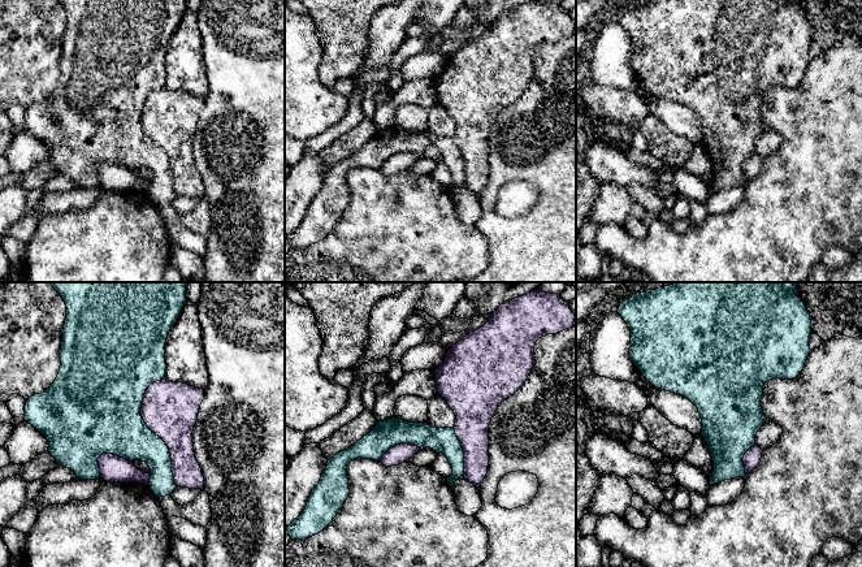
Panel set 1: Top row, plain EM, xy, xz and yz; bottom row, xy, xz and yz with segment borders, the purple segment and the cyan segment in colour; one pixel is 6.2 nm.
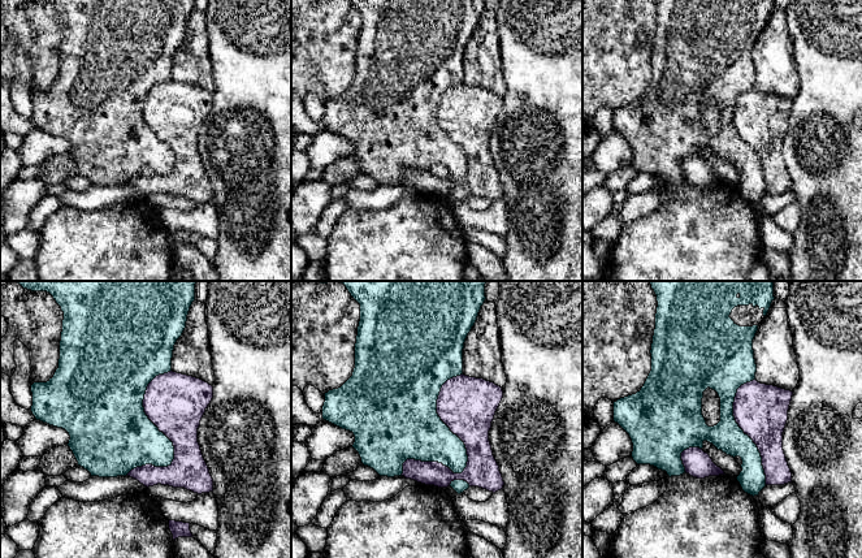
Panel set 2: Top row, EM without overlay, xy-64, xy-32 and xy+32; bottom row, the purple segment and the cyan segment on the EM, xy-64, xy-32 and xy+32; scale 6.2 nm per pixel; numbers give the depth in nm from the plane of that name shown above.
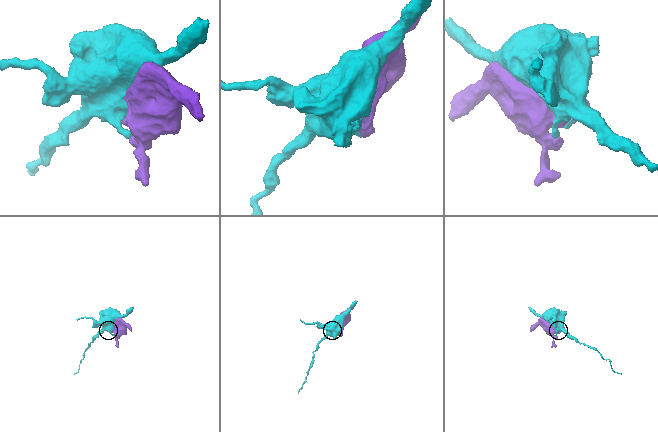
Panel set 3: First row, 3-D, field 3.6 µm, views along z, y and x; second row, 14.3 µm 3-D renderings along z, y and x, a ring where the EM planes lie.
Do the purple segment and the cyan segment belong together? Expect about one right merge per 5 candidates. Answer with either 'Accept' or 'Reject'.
Reject

